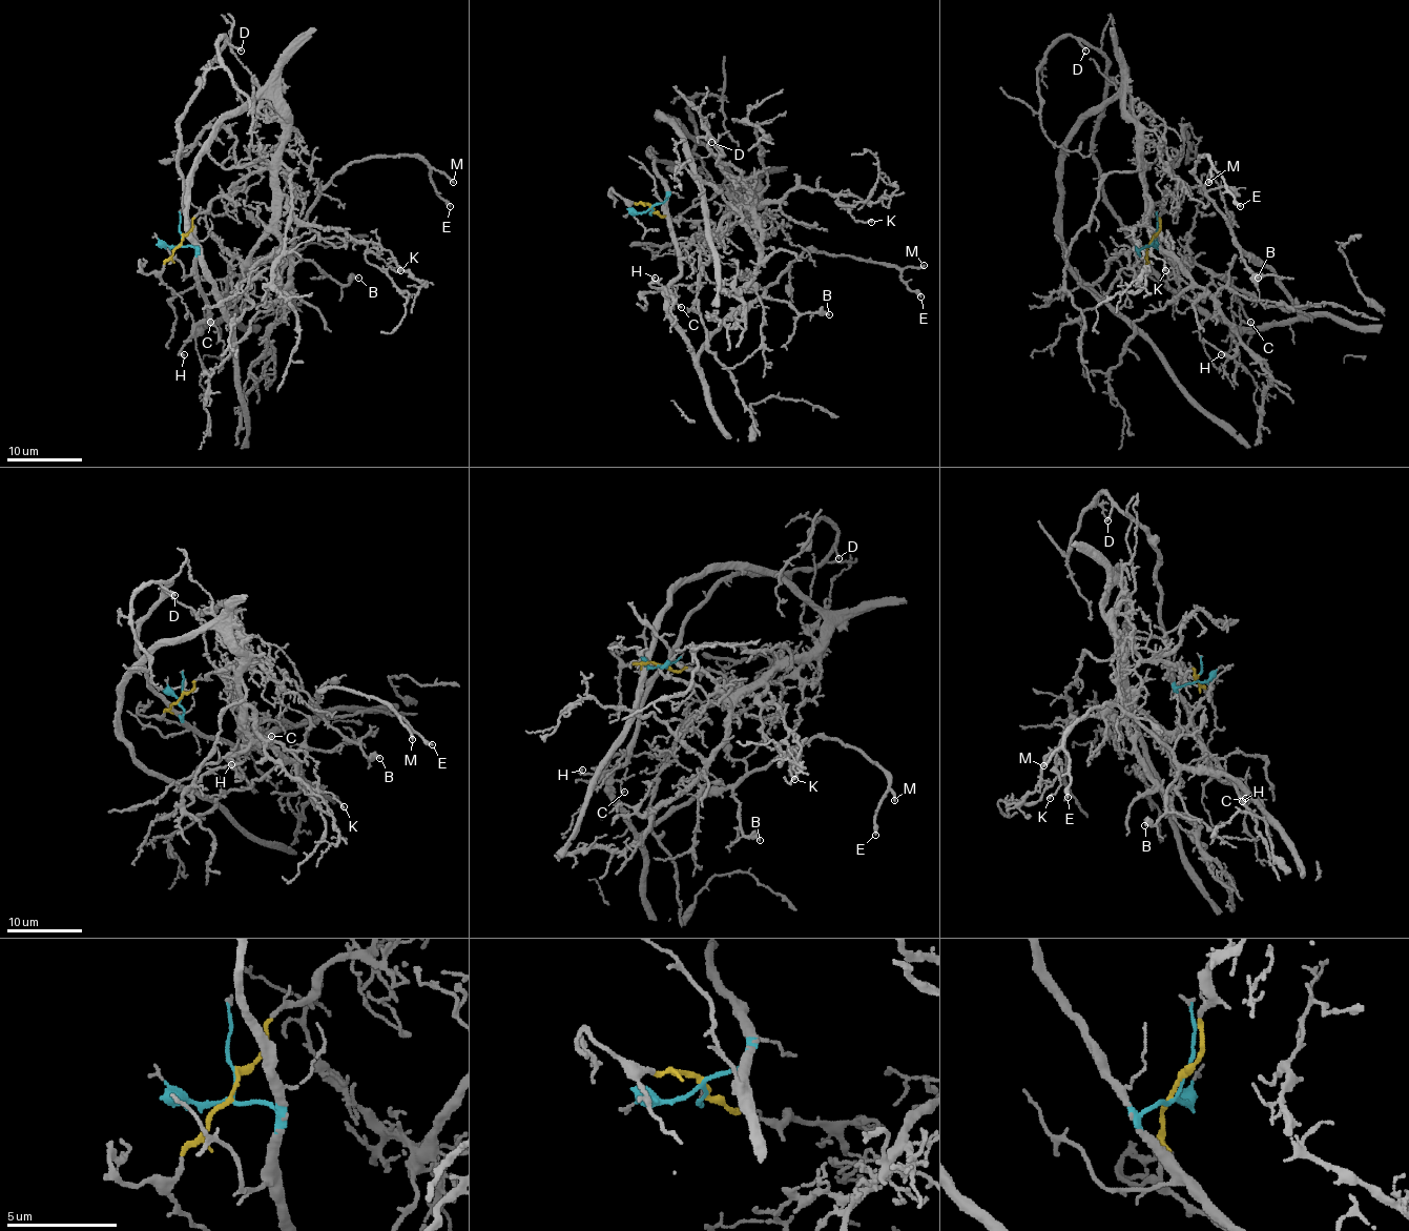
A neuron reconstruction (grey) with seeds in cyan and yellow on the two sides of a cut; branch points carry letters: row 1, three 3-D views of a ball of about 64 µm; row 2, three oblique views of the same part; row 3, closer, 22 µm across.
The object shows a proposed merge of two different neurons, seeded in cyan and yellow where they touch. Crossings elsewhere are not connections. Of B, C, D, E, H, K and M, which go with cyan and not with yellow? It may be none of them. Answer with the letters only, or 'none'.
B, C, D, E, H, M

